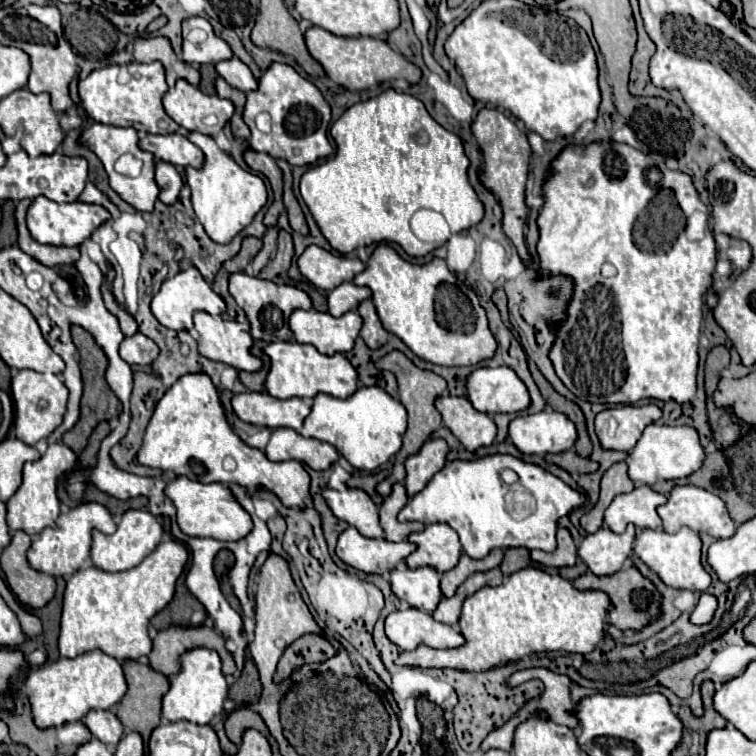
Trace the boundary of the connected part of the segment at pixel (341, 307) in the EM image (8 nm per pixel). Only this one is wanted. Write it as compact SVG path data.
M343 282L335 290L329 292L327 302L329 302L329 314L341 316L349 310L355 310L365 298L371 296L369 288L359 288L353 282Z

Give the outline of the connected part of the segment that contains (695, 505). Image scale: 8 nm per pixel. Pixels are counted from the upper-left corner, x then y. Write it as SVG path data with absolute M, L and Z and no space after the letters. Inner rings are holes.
M691 484L675 486L671 490L667 504L657 508L657 514L663 520L665 532L677 532L681 526L687 526L695 532L705 532L705 534L711 534L715 538L731 538L735 534L735 522L729 518L725 502L717 494L707 492L703 488L697 488L697 486L691 486Z

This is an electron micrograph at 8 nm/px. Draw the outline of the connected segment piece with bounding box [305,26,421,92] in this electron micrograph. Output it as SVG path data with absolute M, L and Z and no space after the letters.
M309 28L305 32L307 48L309 54L323 66L327 76L347 88L347 90L365 90L371 88L383 80L393 80L393 78L405 78L409 84L417 84L421 80L421 70L405 60L401 54L393 52L387 42L377 40L377 38L341 38L335 36L323 28Z

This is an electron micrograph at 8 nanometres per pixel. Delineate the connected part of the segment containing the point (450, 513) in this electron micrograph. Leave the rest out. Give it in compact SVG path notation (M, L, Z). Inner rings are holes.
M491 454L491 456L485 456L485 458L477 458L477 460L453 460L453 462L447 462L443 466L443 470L439 470L429 480L429 484L407 502L407 506L399 514L399 522L411 522L411 520L417 520L417 522L423 522L423 524L447 522L459 534L465 554L475 558L475 560L479 560L479 558L485 558L493 548L511 548L511 546L523 546L523 548L529 548L529 550L539 548L539 550L545 550L545 552L553 552L555 546L557 546L557 542L555 542L557 520L569 515L577 506L581 506L584 503L584 493L569 488L563 480L559 480L557 476L547 472L545 468L541 468L537 464L523 462L523 460L519 460L515 456L509 456L509 454ZM503 468L515 470L519 474L519 478L521 478L521 484L537 500L537 508L525 520L513 520L503 508L503 494L507 490L507 486L499 478L499 472Z

